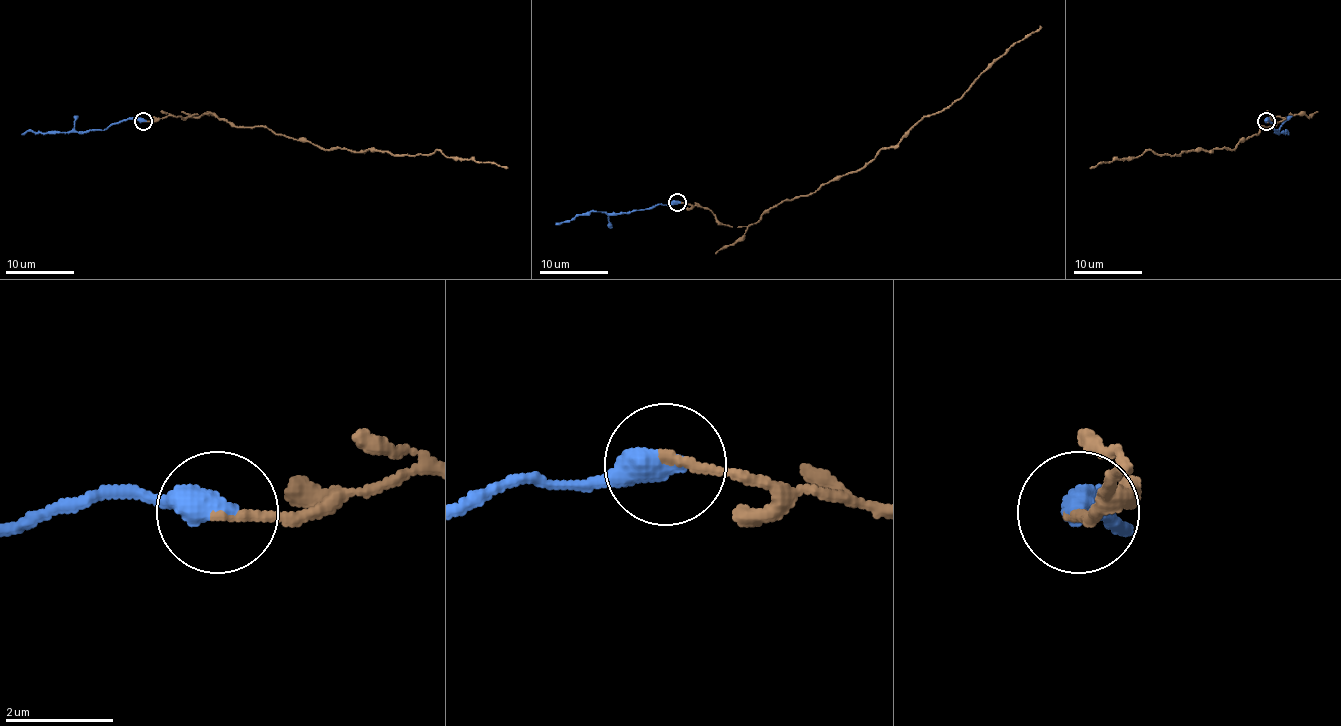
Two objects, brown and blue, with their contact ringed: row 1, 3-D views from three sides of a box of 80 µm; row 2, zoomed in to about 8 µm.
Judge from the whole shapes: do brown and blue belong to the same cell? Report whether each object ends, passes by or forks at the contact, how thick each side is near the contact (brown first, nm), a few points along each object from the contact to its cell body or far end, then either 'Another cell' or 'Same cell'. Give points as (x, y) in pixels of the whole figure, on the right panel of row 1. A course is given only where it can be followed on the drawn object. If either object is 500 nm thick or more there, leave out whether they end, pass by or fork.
Thickness 170 nm (brown) against 550 nm. Course of brown: (1267, 121), (1291, 114), (1261, 126), (1234, 149), (1172, 155), (1145, 150), (1090, 167). Course of blue: (1267, 121), (1275, 131), (1289, 135). Another cell

